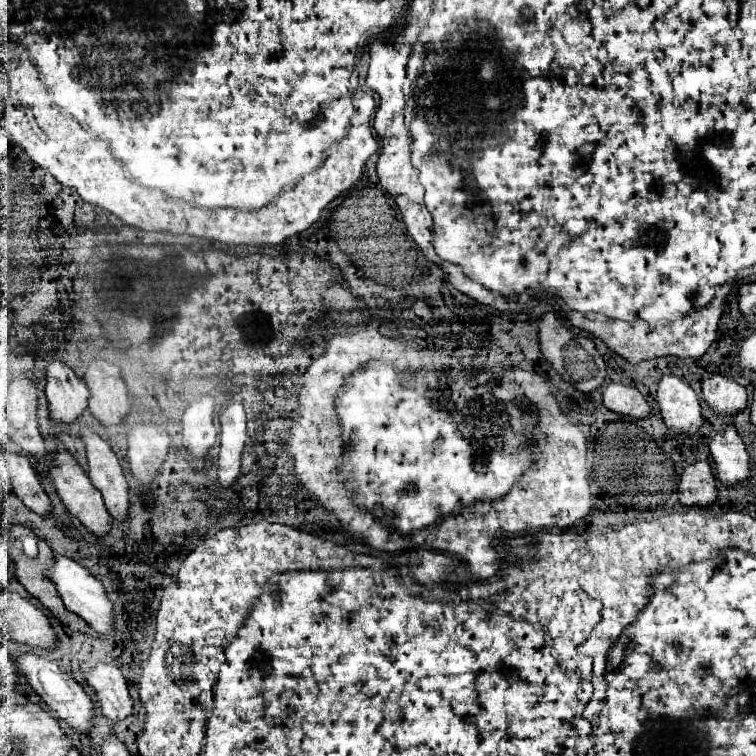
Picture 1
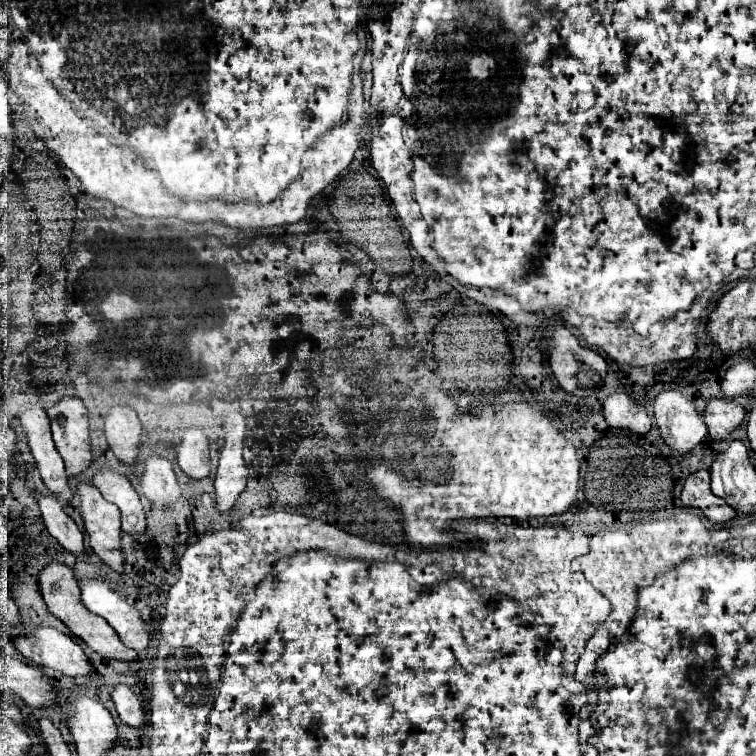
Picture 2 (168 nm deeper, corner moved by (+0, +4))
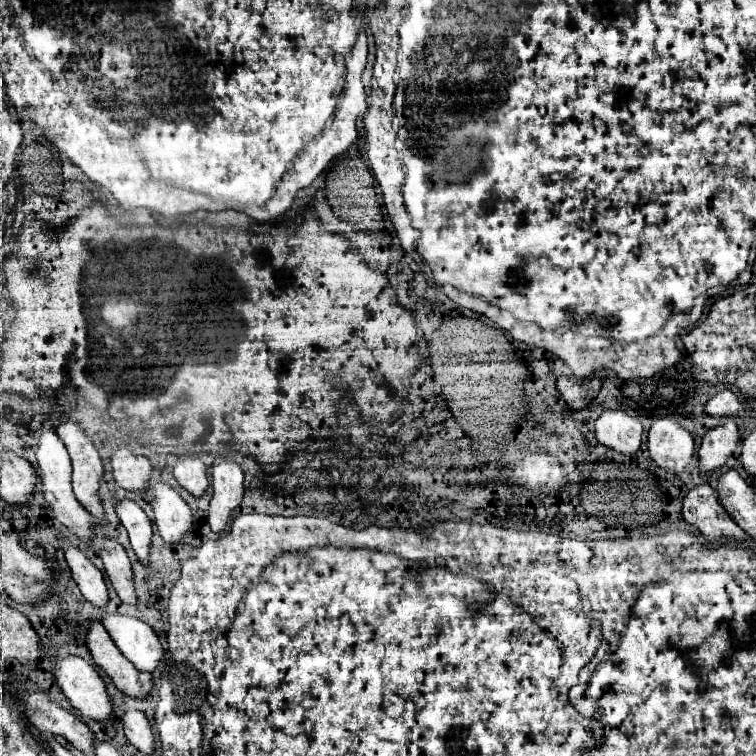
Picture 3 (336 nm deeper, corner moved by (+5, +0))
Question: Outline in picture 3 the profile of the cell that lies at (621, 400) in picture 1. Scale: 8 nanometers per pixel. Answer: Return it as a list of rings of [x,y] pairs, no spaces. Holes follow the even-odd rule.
[[[607,409],[595,421],[597,441],[621,453],[637,453],[641,447],[641,435],[641,421],[623,409]]]

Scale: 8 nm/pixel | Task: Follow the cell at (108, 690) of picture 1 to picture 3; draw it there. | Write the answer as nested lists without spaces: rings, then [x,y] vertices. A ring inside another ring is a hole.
[[[125,711],[121,717],[121,723],[125,729],[125,737],[129,739],[131,745],[141,749],[143,753],[149,753],[153,749],[155,737],[147,717],[141,711]]]

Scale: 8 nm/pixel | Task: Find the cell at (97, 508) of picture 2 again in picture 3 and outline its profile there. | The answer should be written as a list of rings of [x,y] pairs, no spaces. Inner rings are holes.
[[[105,537],[105,543],[103,543],[103,549],[99,551],[99,557],[105,565],[105,573],[113,585],[113,589],[117,591],[119,599],[125,605],[135,605],[137,597],[133,591],[133,571],[131,571],[129,557],[127,557],[125,549],[121,547],[121,543],[117,543],[111,537]]]

